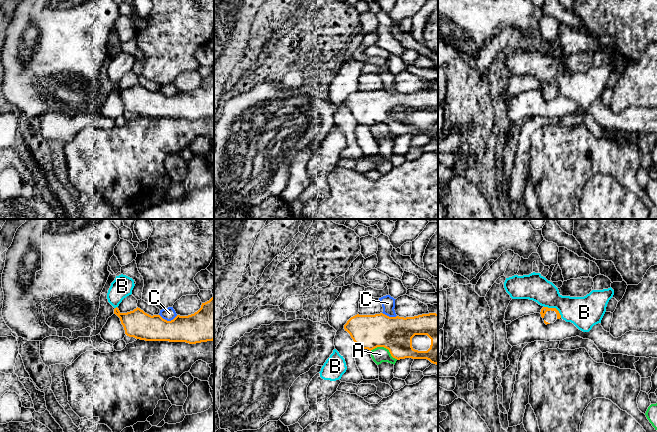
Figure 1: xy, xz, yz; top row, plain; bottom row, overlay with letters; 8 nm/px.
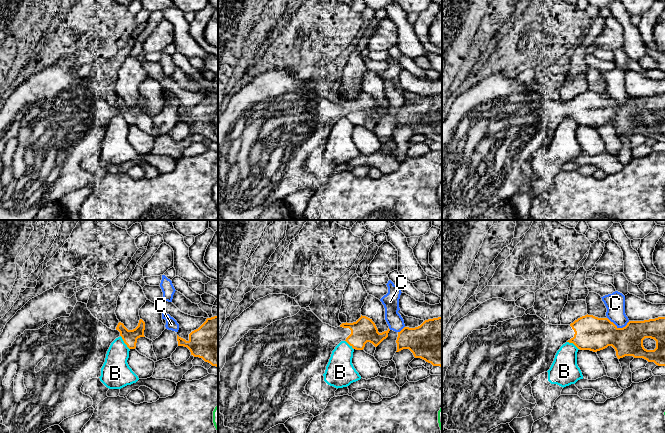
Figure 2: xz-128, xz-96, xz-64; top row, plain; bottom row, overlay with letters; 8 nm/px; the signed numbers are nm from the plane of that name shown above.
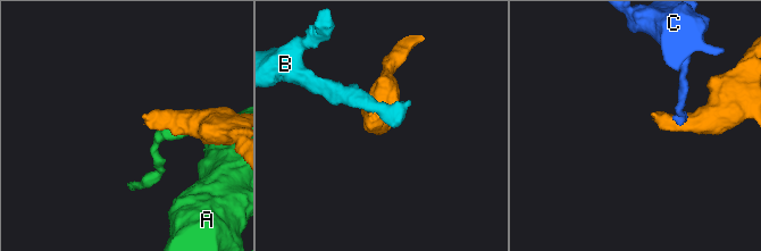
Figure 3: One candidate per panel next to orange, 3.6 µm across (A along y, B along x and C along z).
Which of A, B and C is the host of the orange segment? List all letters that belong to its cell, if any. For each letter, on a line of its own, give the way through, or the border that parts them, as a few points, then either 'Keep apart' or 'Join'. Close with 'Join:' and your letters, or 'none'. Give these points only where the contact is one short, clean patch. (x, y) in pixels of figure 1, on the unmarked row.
A: Keep apart
B: Boundary: yz (544, 82), (555, 84), (561, 93). Keep apart
C: Boundary: xy (159, 90), (167, 96), (172, 96), (177, 91). Keep apart
Join: none

